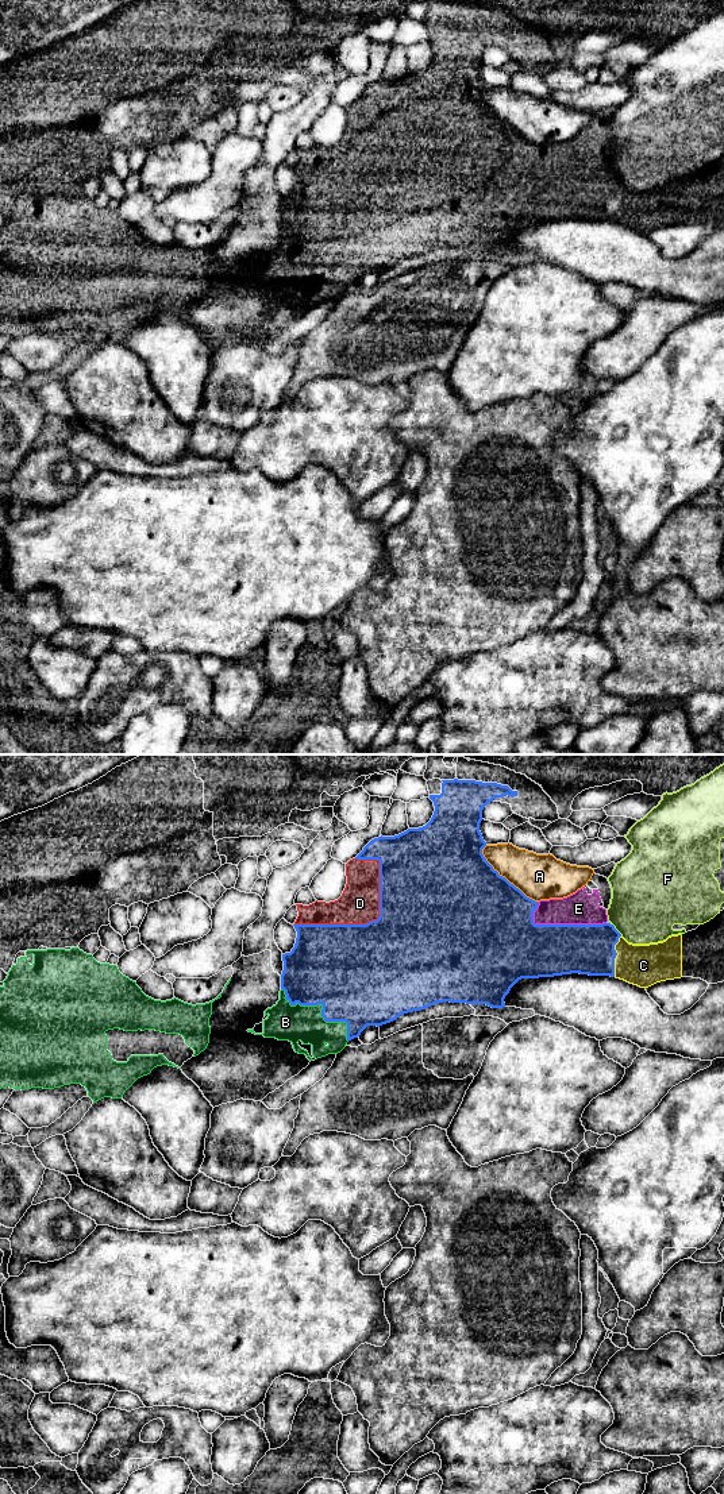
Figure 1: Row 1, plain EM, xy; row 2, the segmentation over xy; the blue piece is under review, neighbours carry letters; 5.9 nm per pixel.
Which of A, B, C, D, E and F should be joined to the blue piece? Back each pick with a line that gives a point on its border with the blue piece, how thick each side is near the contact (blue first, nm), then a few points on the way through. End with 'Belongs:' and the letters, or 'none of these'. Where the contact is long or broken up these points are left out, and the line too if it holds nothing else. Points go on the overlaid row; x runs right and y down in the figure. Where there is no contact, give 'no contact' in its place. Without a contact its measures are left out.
B: contact xy (322, 1010); calibres 460 and 220 nm
C: contact xy (616, 954); calibres 300 and 260 nm
D: contact xy (364, 925); calibres 500 and 240 nm
E: contact xy (565, 925); calibres 320 and 190 nm
Belongs: B, C, D, E

